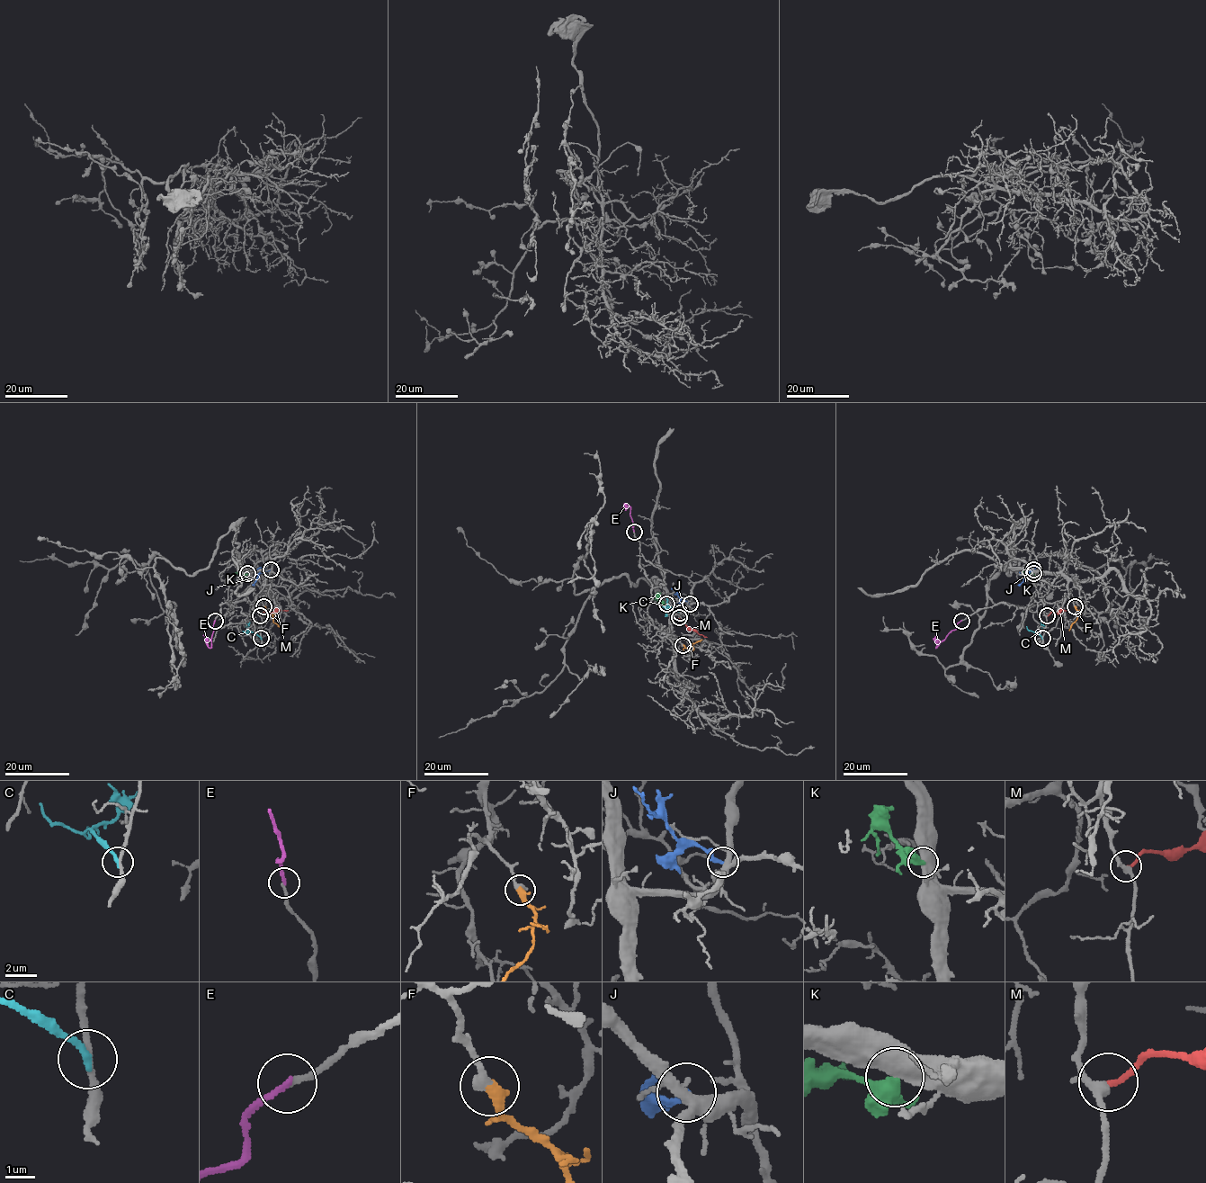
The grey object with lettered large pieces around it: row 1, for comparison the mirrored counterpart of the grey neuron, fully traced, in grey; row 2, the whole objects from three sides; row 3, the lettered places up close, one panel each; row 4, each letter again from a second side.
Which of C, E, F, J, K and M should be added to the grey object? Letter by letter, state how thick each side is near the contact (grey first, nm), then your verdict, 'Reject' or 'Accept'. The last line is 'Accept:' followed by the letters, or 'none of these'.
C: Thickness 190 nm (grey) against 240 nm. Reject
E: Thickness 170 nm (grey) against 200 nm. Reject
F: Thickness 400 nm (grey) against 400 nm. Accept
J: Thickness 360 nm (grey) against 240 nm. Reject
K: Thickness 550 nm (grey) against 440 nm. Reject
M: Thickness 320 nm (grey) against 180 nm. Reject
Accept: F

